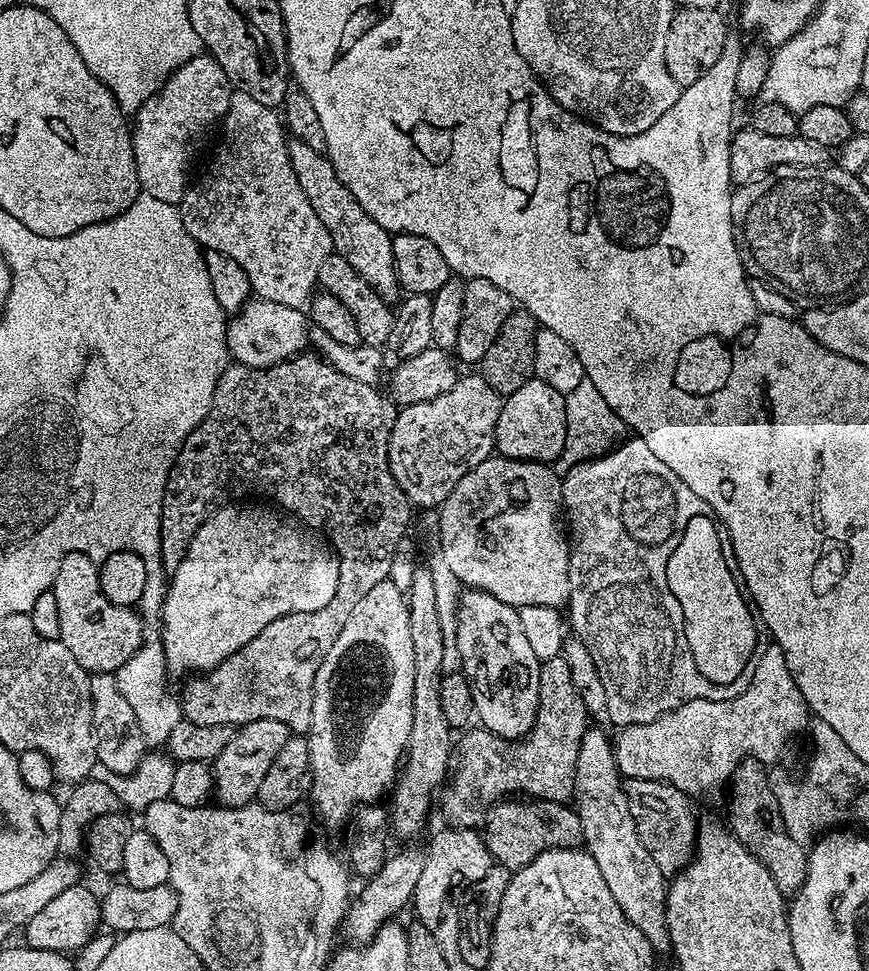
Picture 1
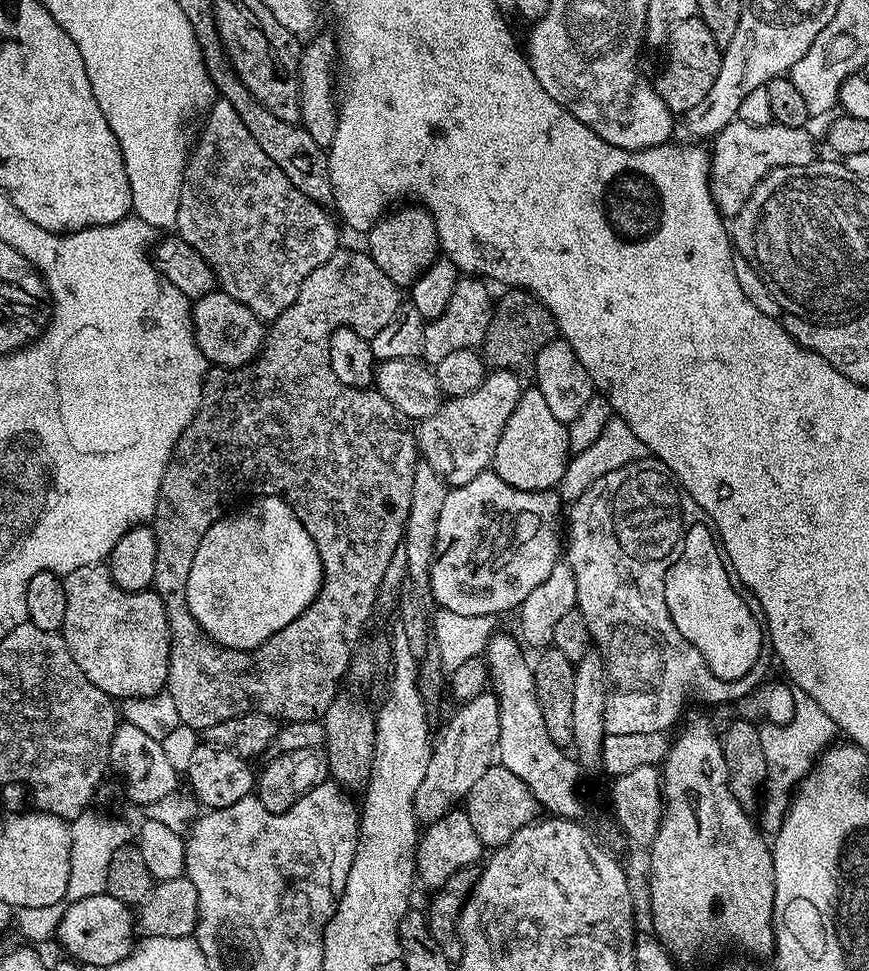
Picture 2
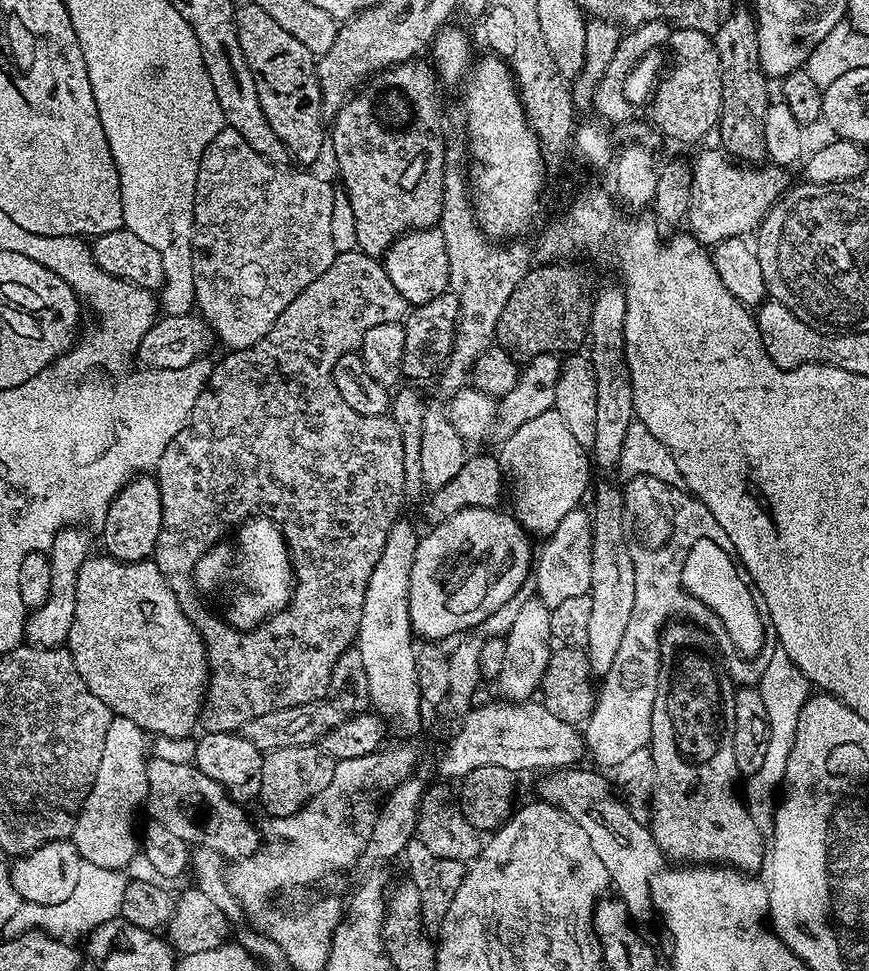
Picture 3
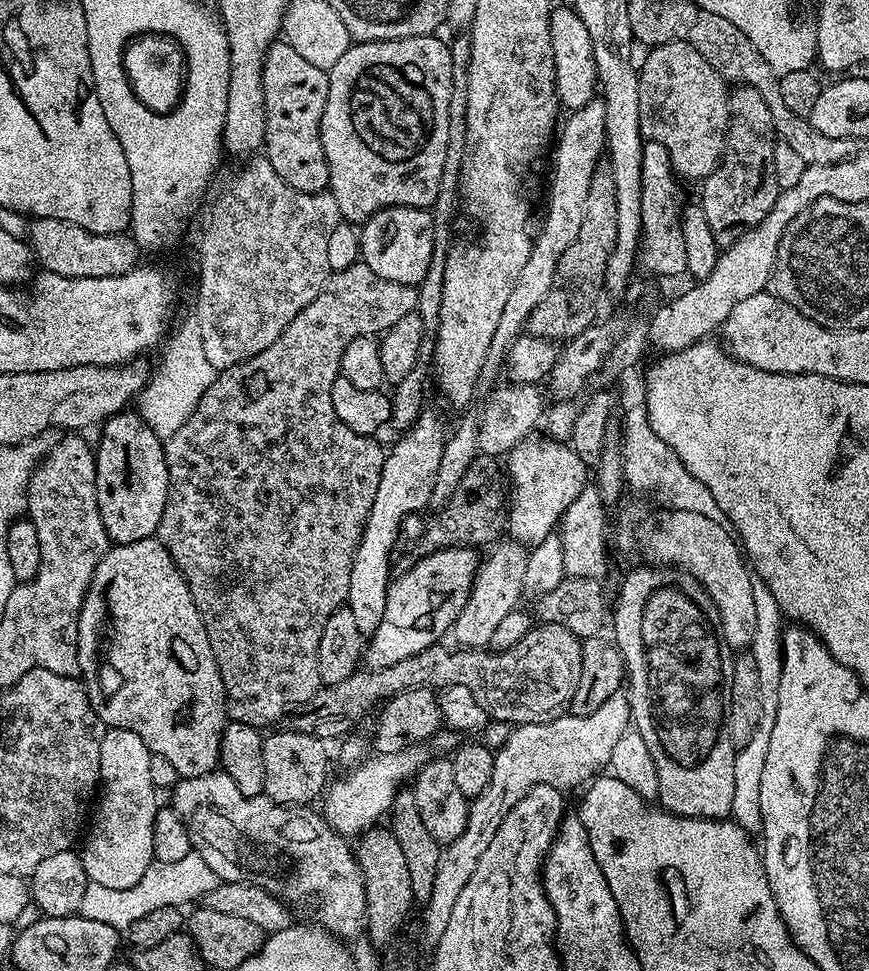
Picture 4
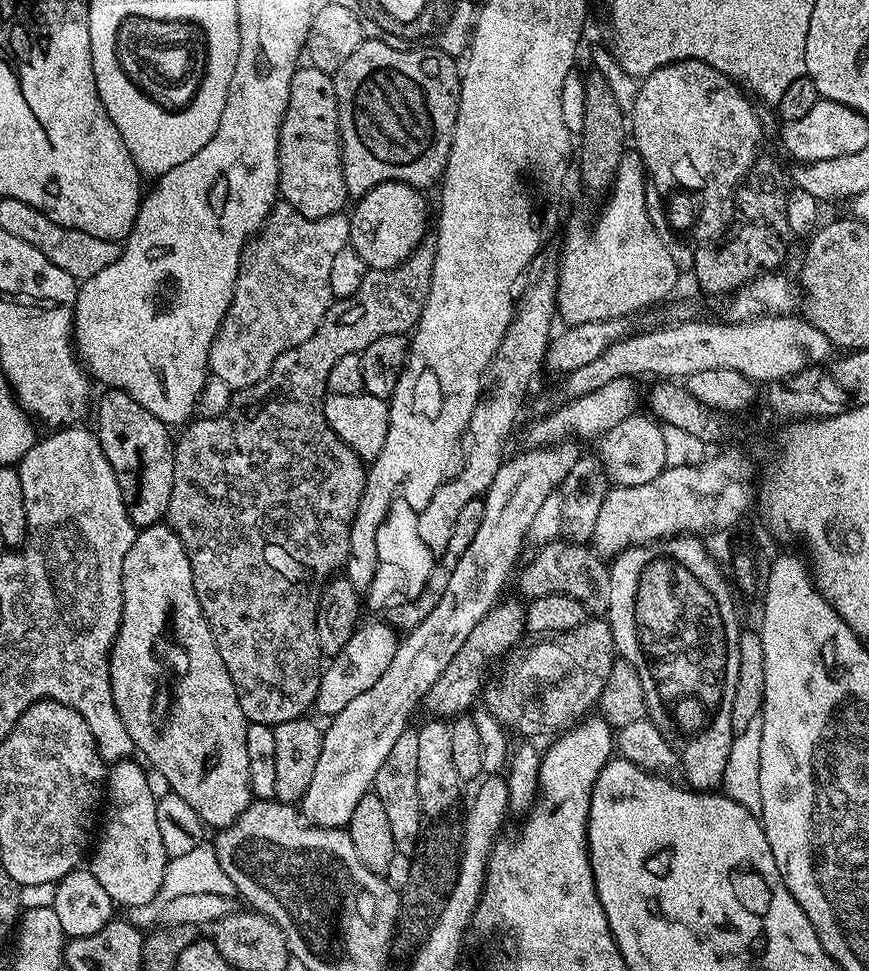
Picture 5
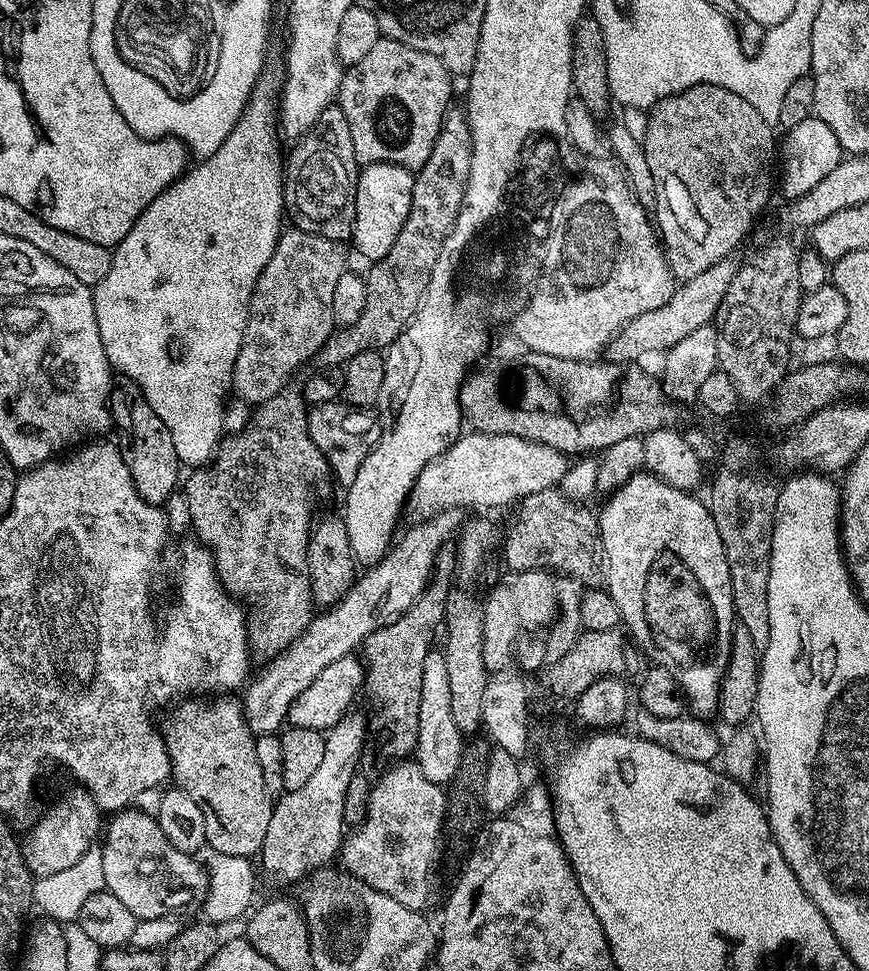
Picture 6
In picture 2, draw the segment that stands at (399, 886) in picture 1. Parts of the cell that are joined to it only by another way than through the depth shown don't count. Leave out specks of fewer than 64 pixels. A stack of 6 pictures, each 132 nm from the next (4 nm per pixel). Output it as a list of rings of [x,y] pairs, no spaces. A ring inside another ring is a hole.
[[[489,690],[470,698],[470,702],[455,709],[442,736],[433,745],[426,777],[419,783],[413,808],[419,823],[429,825],[455,811],[460,803],[467,799],[470,787],[486,774],[486,770],[499,765],[501,718],[496,694]]]

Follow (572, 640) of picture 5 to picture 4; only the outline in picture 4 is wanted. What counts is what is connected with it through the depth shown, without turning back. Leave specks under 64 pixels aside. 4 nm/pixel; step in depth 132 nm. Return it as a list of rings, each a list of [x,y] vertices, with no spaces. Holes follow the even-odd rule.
[[[537,623],[518,646],[501,652],[464,647],[451,652],[444,646],[437,642],[410,658],[402,658],[402,662],[394,666],[357,670],[346,682],[321,687],[314,698],[295,713],[295,731],[325,742],[339,741],[351,733],[348,731],[367,712],[373,709],[374,712],[392,697],[411,688],[465,688],[474,694],[478,706],[482,706],[493,721],[509,726],[541,724],[557,720],[569,711],[578,690],[578,678],[582,678],[582,641],[570,634],[566,626]]]

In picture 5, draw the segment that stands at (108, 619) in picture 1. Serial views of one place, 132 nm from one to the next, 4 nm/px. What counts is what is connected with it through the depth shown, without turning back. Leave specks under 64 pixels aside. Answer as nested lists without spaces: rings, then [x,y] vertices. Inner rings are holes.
[[[167,523],[152,524],[148,528],[137,531],[134,546],[130,546],[130,554],[126,554],[122,562],[122,594],[124,605],[120,633],[116,636],[116,643],[112,645],[110,657],[113,671],[111,674],[112,693],[118,714],[130,734],[135,751],[141,752],[156,767],[157,774],[168,783],[167,787],[170,791],[178,794],[178,798],[190,802],[190,806],[194,806],[194,810],[209,829],[229,828],[254,800],[250,786],[250,757],[246,754],[246,730],[249,722],[242,714],[242,706],[238,702],[234,682],[226,670],[226,662],[222,662],[222,654],[218,654],[214,634],[202,614],[202,606],[194,590],[194,578],[190,570],[190,558],[186,554],[186,546],[182,546],[182,538],[178,538],[178,534]]]

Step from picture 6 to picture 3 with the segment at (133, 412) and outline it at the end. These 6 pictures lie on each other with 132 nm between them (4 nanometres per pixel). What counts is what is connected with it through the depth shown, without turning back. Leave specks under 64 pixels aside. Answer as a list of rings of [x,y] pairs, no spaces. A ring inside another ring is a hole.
[[[141,474],[125,484],[110,502],[102,525],[104,531],[103,551],[116,560],[129,564],[149,559],[155,553],[158,530],[162,526],[162,498],[160,488],[151,475]]]

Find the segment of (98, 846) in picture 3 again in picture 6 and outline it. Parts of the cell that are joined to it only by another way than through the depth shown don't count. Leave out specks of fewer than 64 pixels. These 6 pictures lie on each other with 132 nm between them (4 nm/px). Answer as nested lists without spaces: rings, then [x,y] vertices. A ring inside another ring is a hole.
[[[129,806],[113,815],[107,821],[106,831],[103,833],[104,848],[99,849],[100,869],[104,875],[104,887],[107,891],[123,902],[126,910],[136,916],[137,921],[159,916],[170,916],[179,913],[179,908],[184,908],[192,899],[199,897],[208,889],[208,873],[205,865],[196,861],[195,855],[180,852],[170,846],[170,838],[162,834],[162,826],[156,821],[155,815],[139,812],[139,807]]]

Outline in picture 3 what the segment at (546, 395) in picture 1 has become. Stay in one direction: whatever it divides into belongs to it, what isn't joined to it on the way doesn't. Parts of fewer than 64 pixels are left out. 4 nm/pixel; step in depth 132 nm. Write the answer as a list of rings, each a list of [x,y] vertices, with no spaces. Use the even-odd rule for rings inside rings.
[[[555,408],[522,424],[502,444],[500,452],[498,451],[498,459],[509,490],[508,496],[511,496],[514,504],[513,515],[529,533],[537,534],[538,532],[542,534],[541,536],[551,535],[562,518],[570,510],[579,507],[583,501],[581,498],[588,488],[590,470],[592,471],[592,462],[587,449],[575,441],[574,434],[567,429],[562,419],[562,414],[559,414]]]

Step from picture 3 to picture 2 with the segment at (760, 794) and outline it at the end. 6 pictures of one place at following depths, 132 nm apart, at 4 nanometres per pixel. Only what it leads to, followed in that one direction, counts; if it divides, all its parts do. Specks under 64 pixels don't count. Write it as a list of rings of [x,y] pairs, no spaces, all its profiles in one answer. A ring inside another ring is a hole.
[[[797,691],[794,695],[794,718],[790,718],[788,724],[761,723],[759,730],[762,751],[766,754],[768,775],[762,789],[762,804],[764,800],[762,828],[765,833],[774,834],[780,828],[780,821],[784,819],[784,814],[788,810],[794,789],[812,771],[812,765],[819,760],[821,751],[837,739],[838,729],[830,714],[826,714],[826,710],[822,710],[822,706],[814,702],[814,698]]]

